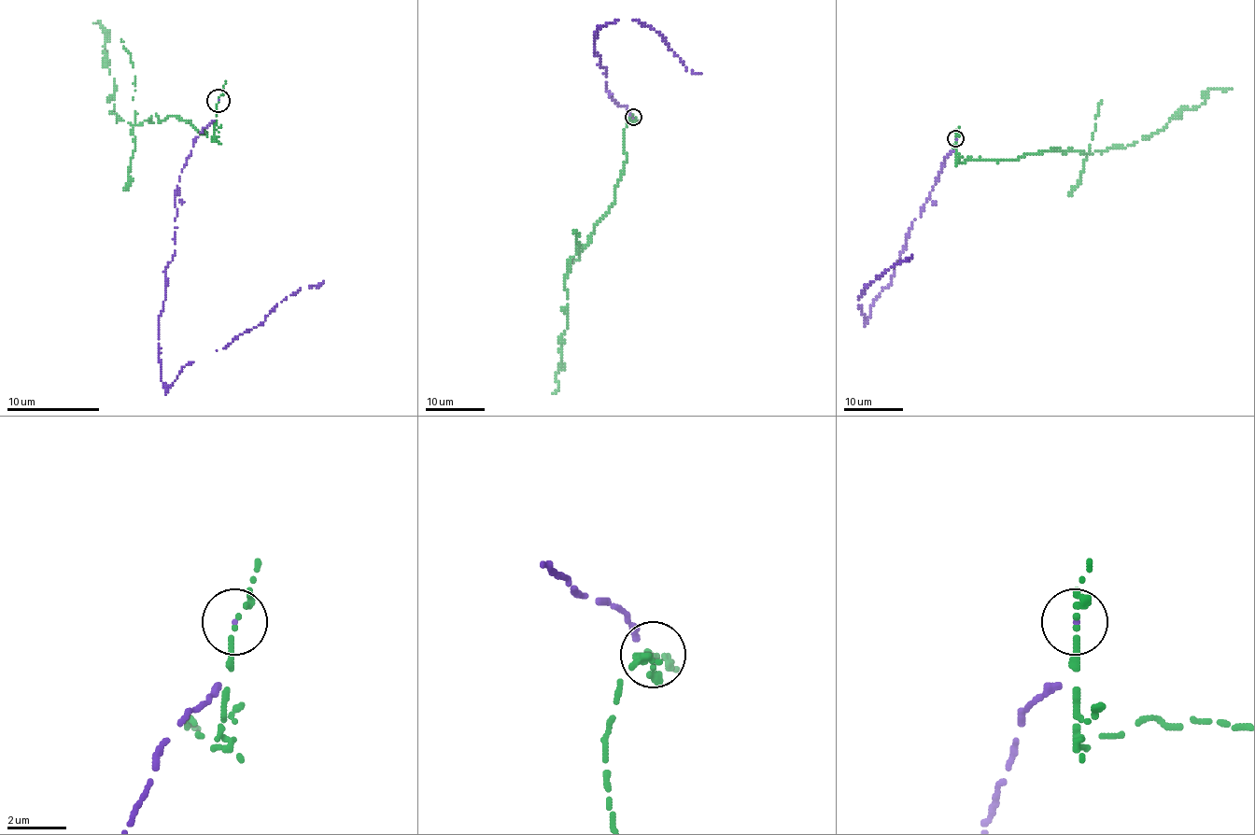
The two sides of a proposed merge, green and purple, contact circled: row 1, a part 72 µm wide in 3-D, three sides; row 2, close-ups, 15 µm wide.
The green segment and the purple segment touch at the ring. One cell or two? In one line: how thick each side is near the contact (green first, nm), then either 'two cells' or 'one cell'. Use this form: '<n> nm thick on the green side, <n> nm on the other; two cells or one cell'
150 nm thick on the green side, 70 nm on the other; two cells

